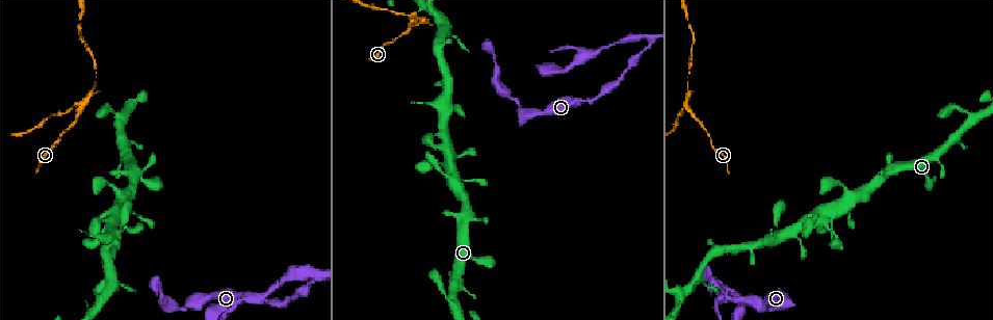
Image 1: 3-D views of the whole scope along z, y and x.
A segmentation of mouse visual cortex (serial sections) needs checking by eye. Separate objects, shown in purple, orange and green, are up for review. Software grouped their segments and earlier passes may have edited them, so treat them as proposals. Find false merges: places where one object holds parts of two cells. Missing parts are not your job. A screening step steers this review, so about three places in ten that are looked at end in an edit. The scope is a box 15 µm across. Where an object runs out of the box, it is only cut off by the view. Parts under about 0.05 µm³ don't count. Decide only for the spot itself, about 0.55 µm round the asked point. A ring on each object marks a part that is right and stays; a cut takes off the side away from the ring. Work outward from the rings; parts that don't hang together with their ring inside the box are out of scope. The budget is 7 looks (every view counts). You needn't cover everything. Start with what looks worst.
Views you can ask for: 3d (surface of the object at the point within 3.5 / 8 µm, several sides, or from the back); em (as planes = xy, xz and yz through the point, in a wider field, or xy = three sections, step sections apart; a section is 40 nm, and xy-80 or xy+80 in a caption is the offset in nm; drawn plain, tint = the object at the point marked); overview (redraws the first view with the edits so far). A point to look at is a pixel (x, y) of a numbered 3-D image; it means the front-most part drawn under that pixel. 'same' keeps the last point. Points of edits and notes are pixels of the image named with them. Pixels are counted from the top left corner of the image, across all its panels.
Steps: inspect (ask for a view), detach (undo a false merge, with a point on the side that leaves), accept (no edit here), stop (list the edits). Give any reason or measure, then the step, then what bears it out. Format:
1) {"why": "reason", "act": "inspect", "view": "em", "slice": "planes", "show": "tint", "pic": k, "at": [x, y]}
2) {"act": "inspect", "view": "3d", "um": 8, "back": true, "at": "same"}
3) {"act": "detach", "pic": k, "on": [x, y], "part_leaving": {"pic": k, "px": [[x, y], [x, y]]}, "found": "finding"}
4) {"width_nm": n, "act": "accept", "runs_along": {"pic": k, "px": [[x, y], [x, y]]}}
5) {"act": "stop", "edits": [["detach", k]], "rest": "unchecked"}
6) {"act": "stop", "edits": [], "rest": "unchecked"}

{"act": "inspect", "view": "3d", "um": 3.5, "back": true, "pic": 1, "at": [690, 114]}

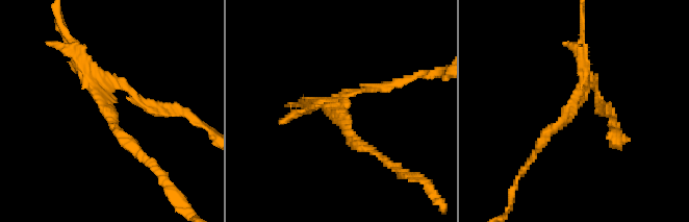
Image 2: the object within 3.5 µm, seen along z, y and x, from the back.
{"arms": 3, "arm_widths_nm": [100, 150, 200], "why": "now the EM", "act": "inspect", "view": "em", "slice": "xy", "step": 5, "show": "tint", "pic": 2, "at": [574, 108]}

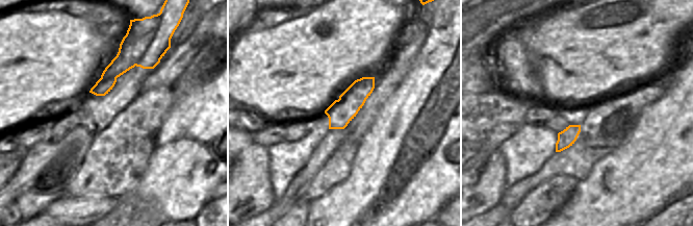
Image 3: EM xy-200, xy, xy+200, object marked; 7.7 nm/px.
{"act": "detach", "pic": 2, "on": [145, 105], "border": {"pic": 3, "px": [[149, 46], [144, 56], [135, 65]]}, "found": "a second cell is stuck on"}

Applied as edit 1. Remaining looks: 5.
{"why": "see it whole again", "act": "inspect", "view": "overview"}

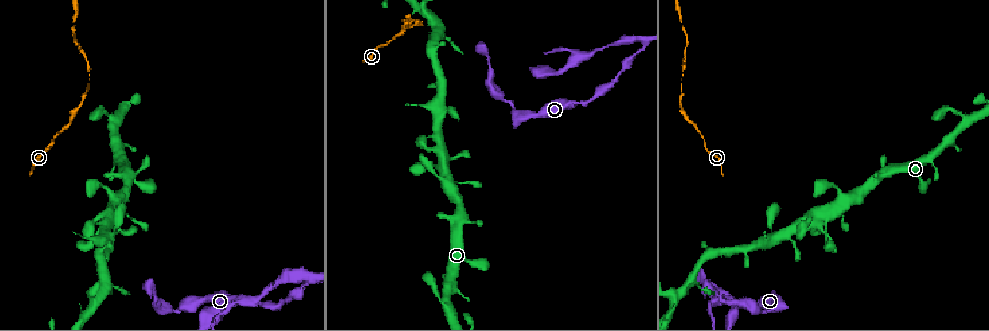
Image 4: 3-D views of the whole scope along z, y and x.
{"why": "abrupt turn", "act": "inspect", "view": "3d", "um": 3.5, "pic": 4, "at": [310, 280]}

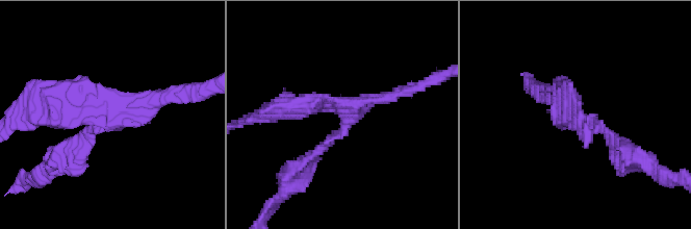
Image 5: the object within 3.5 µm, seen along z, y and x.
{"act": "accept", "found": "one cell here"}

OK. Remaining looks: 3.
{"why": "arms part here", "act": "inspect", "view": "3d", "um": 3.5, "back": true, "pic": 4, "at": [715, 298]}

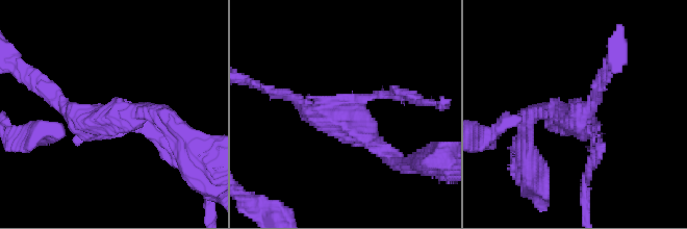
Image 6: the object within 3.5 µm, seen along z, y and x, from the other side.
{"arms": 3, "arm_widths_nm": [150, 200, 300], "why": "shape alone is not enough", "act": "inspect", "view": "em", "slice": "xy", "step": 5, "show": "tint", "pic": 6, "at": [101, 118]}

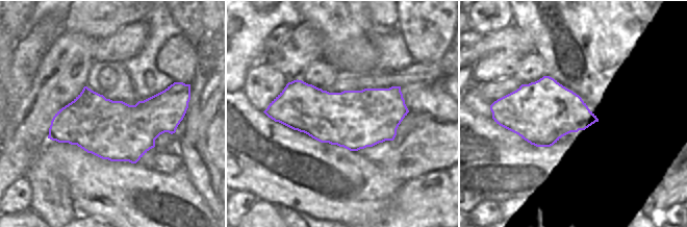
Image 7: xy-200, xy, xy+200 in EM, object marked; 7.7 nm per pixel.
{"width_nm": 460, "act": "detach", "pic": 6, "on": [162, 145], "part_leaving": {"pic": 6, "px": [[359, 100], [401, 95], [439, 108]]}, "found": "two cells meet here"}

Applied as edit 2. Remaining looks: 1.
{"act": "stop", "edits": [["detach", 2], ["detach", 6]], "rest": "unchecked"}

